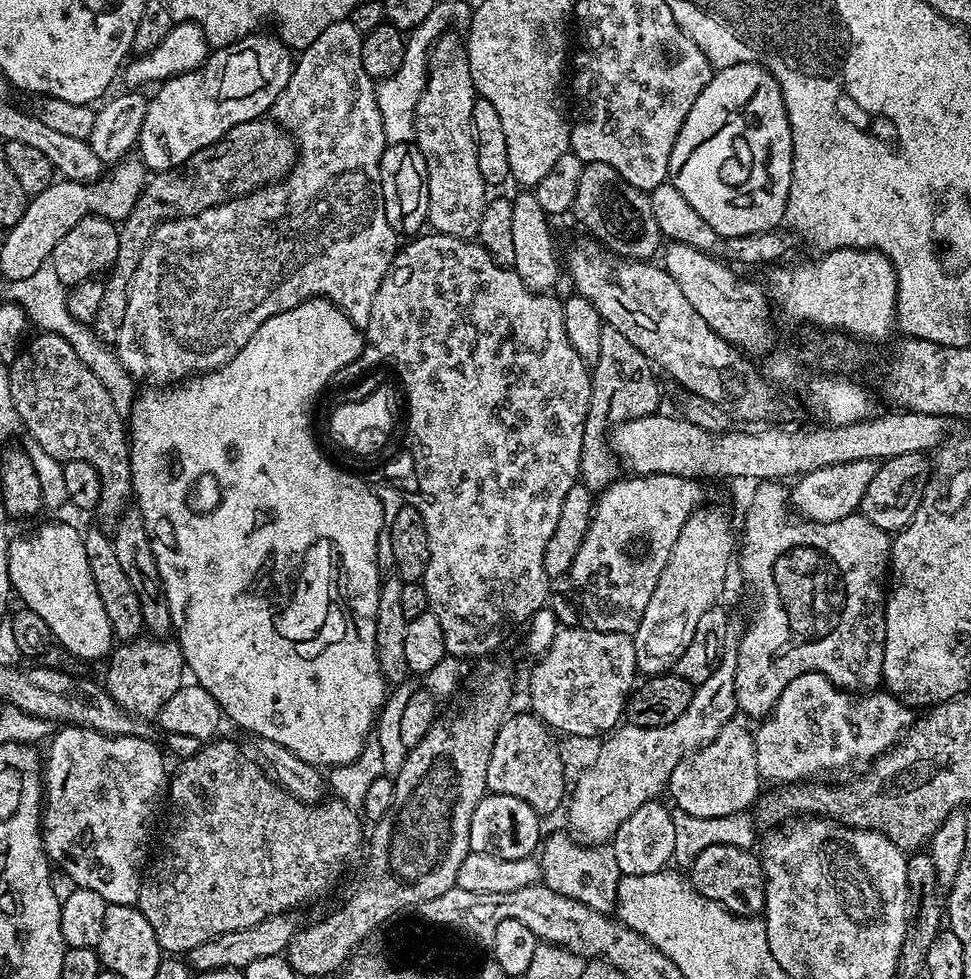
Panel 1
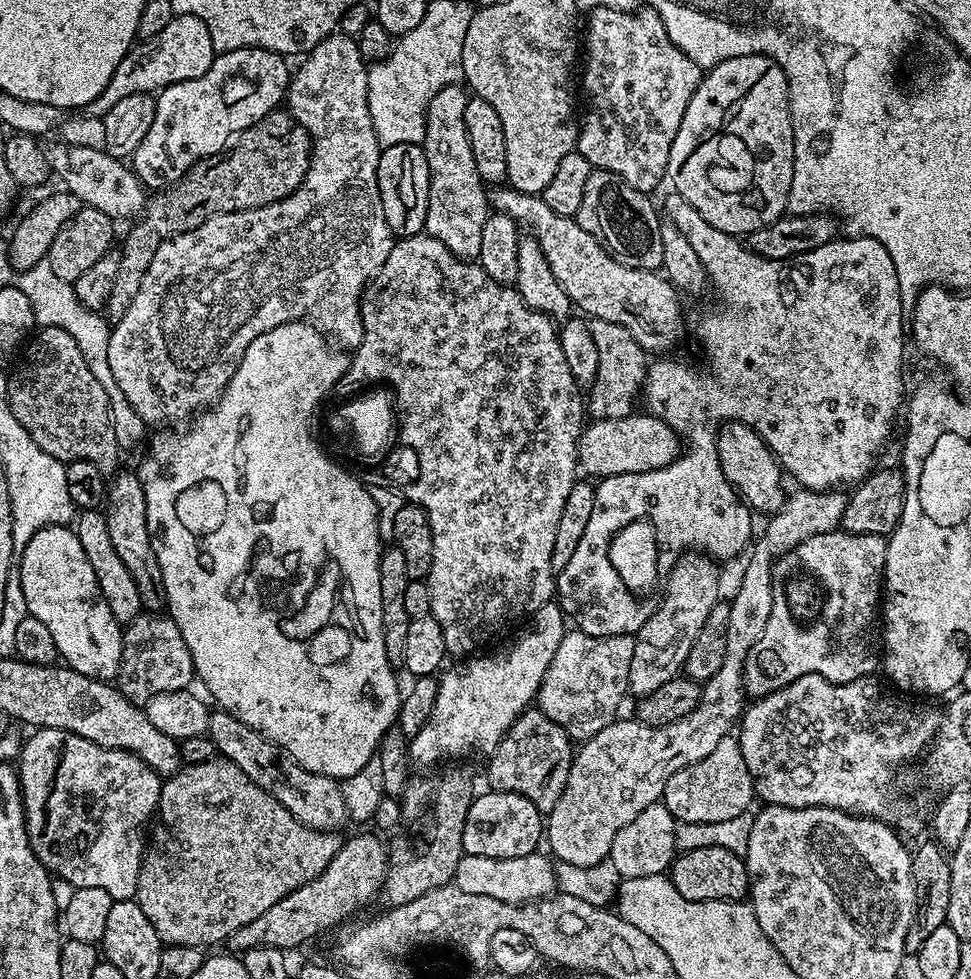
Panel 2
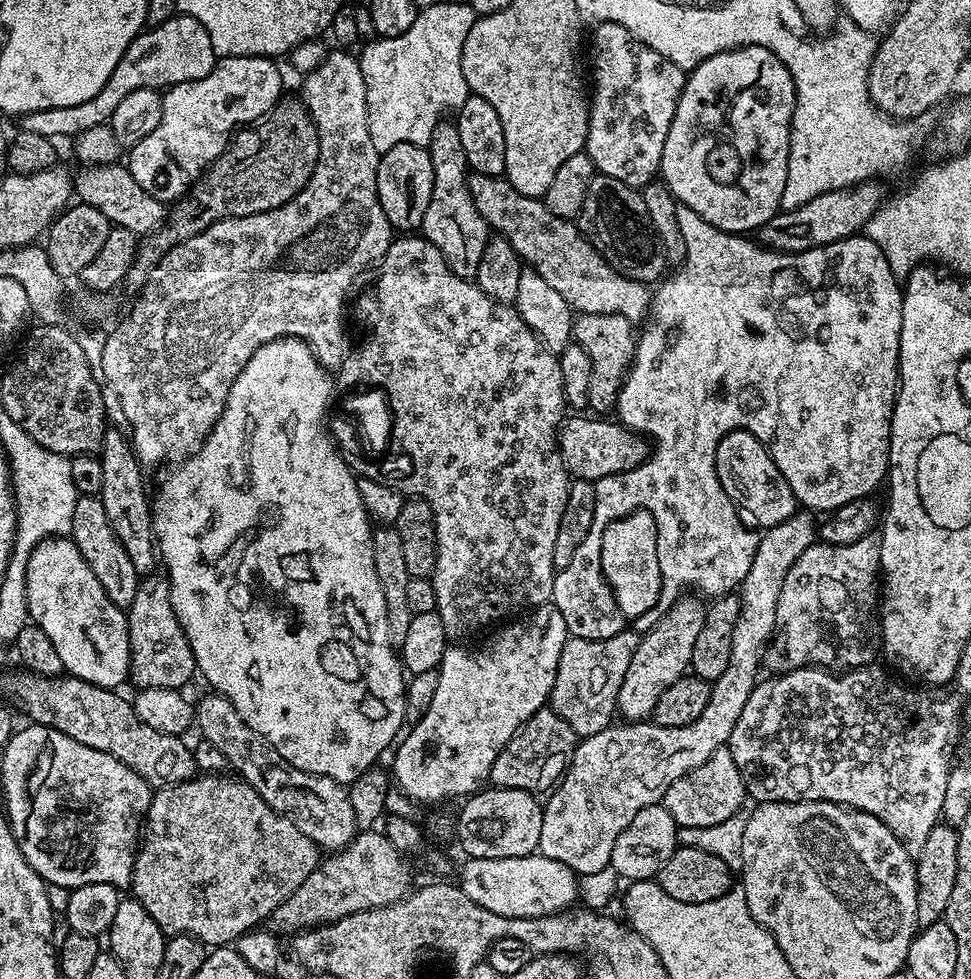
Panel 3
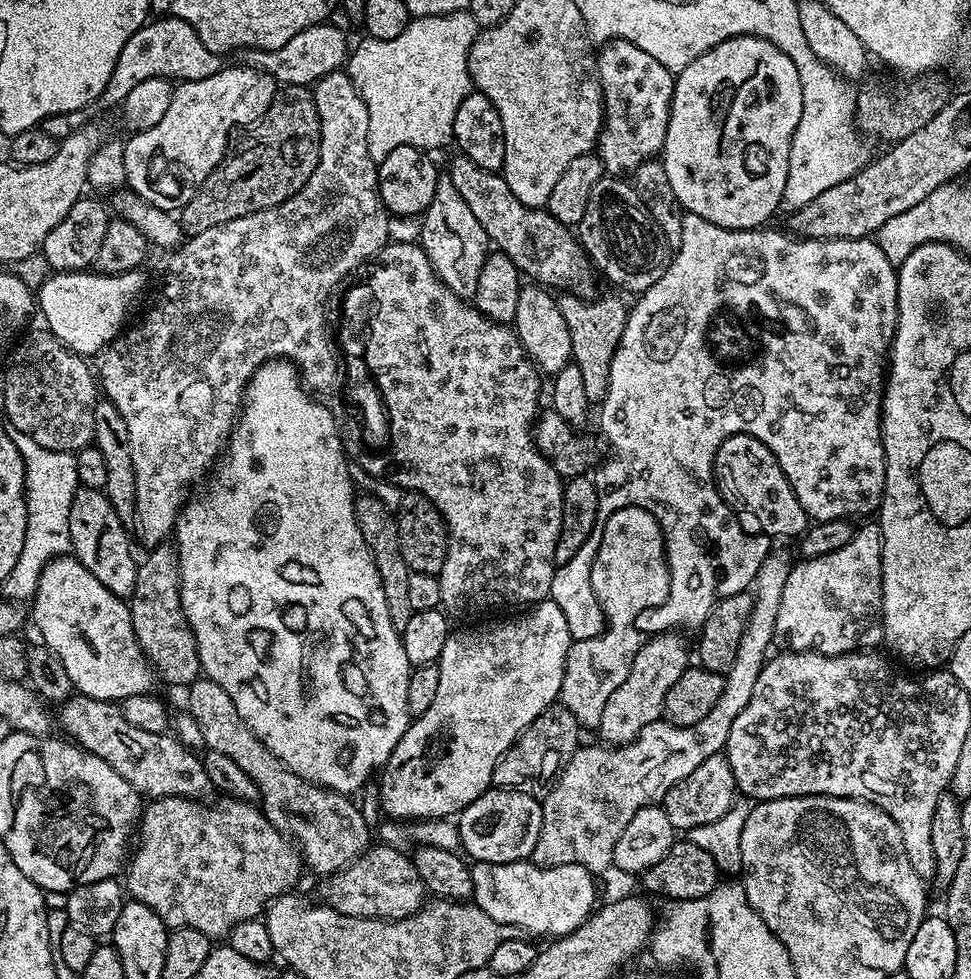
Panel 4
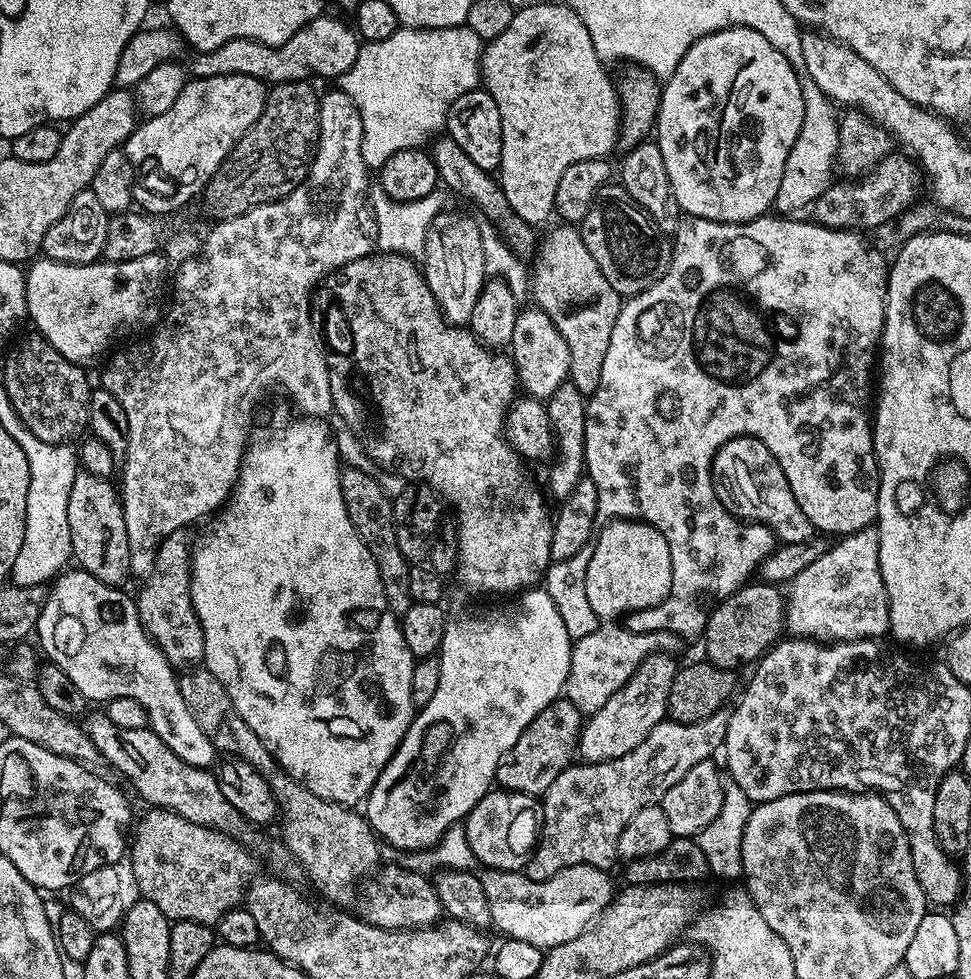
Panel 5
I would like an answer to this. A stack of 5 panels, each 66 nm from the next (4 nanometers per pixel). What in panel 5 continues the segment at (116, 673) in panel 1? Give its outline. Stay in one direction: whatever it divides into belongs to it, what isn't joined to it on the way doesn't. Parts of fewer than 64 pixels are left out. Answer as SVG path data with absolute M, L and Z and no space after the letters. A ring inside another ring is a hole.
M188 528L174 530L156 547L154 566L150 574L143 577L140 593L135 593L136 609L138 618L146 630L146 634L162 650L162 654L168 659L169 664L177 670L191 670L204 663L204 631L198 622L198 614L192 605L190 594L190 582L192 581L192 549L194 547L194 536L191 536Z

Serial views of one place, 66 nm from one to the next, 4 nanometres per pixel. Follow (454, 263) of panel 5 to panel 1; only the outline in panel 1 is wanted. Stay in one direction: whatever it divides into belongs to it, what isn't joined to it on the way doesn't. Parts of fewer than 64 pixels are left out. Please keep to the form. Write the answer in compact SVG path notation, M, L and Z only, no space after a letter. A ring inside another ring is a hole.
M445 34L432 46L428 81L416 107L416 139L428 171L428 224L433 233L475 241L480 235L486 185L478 170L476 133L472 131L474 102L478 99L470 78L468 50L463 39Z

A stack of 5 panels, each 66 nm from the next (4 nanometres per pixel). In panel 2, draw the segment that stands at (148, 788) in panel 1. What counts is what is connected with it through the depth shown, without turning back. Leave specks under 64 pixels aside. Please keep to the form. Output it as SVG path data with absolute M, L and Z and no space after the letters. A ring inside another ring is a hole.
M38 728L31 734L33 736L25 742L24 749L20 752L18 775L20 777L20 791L24 794L24 821L28 831L28 844L34 850L34 854L53 877L70 882L76 889L97 888L98 890L106 890L106 894L110 894L113 901L133 899L138 886L140 862L143 860L146 851L146 832L144 836L144 827L147 826L148 819L151 816L153 819L160 803L162 777L142 758L138 758L133 752L123 752L121 748L98 746L78 734L70 734L66 730L58 730L57 728Z

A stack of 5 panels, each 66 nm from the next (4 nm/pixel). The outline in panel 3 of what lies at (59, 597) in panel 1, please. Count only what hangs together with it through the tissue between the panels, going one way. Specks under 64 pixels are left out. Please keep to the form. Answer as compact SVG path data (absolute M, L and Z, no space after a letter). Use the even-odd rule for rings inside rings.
M54 536L51 540L42 541L32 551L26 570L26 598L31 623L46 630L50 642L54 642L59 656L62 657L62 666L67 675L113 690L119 689L119 684L129 679L130 642L125 609L114 606L114 602L106 598L98 578L94 578L94 570L86 566L86 558L82 558L72 539Z

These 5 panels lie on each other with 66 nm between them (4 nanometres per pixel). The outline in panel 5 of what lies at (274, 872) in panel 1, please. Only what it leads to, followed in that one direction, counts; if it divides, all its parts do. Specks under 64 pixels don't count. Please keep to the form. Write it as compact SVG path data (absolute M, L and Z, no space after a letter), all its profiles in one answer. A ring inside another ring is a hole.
M165 808L148 810L141 818L140 825L138 824L139 820L130 836L132 876L136 879L137 890L140 891L137 893L143 899L154 902L154 906L158 906L158 910L162 910L162 914L166 914L170 922L189 920L215 926L222 914L241 903L246 885L257 875L257 861L244 845L221 832L215 832L213 828L198 826L178 814L167 812Z

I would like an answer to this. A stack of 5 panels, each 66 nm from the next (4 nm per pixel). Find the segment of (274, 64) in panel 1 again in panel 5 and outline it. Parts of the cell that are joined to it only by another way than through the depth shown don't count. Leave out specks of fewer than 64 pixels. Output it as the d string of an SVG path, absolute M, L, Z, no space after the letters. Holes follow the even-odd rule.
M246 74L189 79L166 114L147 117L122 145L133 168L153 168L172 187L169 192L137 187L135 203L149 214L161 214L182 207L195 192L196 195L203 193L208 179L220 169L232 147L254 126L267 97L266 84Z

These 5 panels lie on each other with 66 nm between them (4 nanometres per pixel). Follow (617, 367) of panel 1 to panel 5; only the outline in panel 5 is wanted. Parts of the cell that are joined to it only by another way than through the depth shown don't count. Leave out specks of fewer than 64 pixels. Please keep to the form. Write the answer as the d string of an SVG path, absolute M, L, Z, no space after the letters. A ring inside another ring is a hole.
M561 223L548 237L539 241L534 253L536 269L530 272L530 296L535 307L550 314L550 322L558 326L558 334L570 349L568 380L586 398L598 390L598 378L602 378L602 362L610 346L610 334L614 334L614 322L622 297L606 282L606 274L598 270L598 262L590 258L586 242L582 242L579 227Z

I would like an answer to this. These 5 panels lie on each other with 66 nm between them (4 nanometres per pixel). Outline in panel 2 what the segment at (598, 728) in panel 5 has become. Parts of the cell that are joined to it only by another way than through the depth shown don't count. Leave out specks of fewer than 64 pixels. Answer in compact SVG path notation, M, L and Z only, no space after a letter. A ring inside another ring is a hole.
M685 554L672 568L661 595L658 610L634 636L636 645L634 646L634 658L630 658L630 674L628 675L628 692L631 695L634 694L633 697L639 698L654 694L658 686L670 682L684 672L684 663L690 654L690 646L694 646L694 638L698 638L706 618L710 618L710 610L714 610L714 606L722 600L720 572L716 568L719 568L717 561L704 554Z

